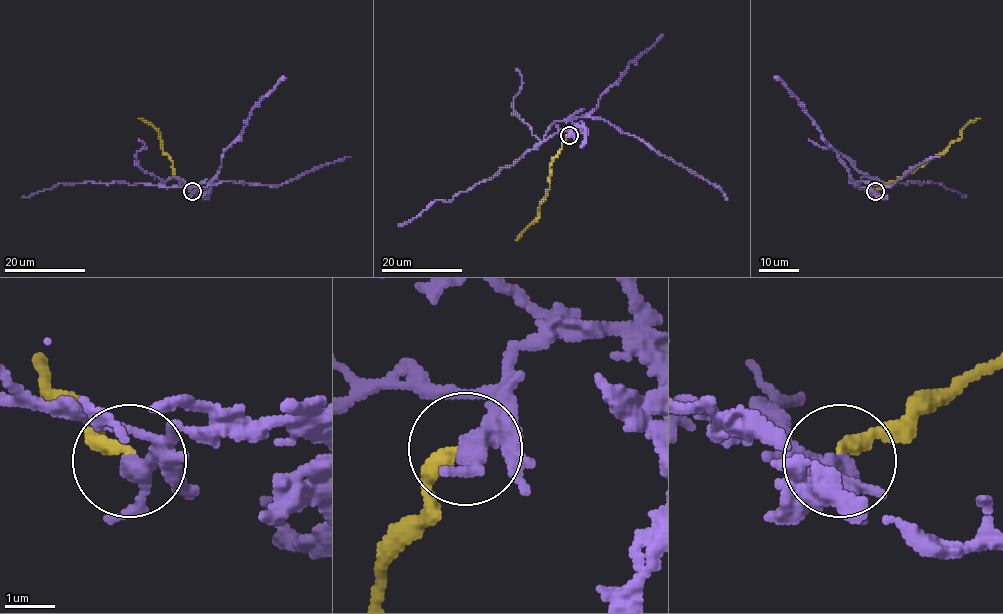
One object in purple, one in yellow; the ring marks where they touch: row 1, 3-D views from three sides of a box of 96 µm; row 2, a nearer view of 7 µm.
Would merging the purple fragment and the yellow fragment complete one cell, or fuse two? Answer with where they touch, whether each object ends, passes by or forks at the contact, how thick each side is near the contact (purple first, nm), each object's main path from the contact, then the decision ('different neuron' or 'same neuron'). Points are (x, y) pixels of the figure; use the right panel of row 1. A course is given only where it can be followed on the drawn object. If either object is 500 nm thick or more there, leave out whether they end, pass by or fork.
at (875, 191); purple passes by; yellow ends there; 320 nm thick on the purple side, 280 nm on the other; purple runs (874, 191), (869, 187), (931, 180), (965, 198); yellow runs (874, 190), (945, 151), (961, 137), (961, 130), (968, 123), (980, 118); different neuron

